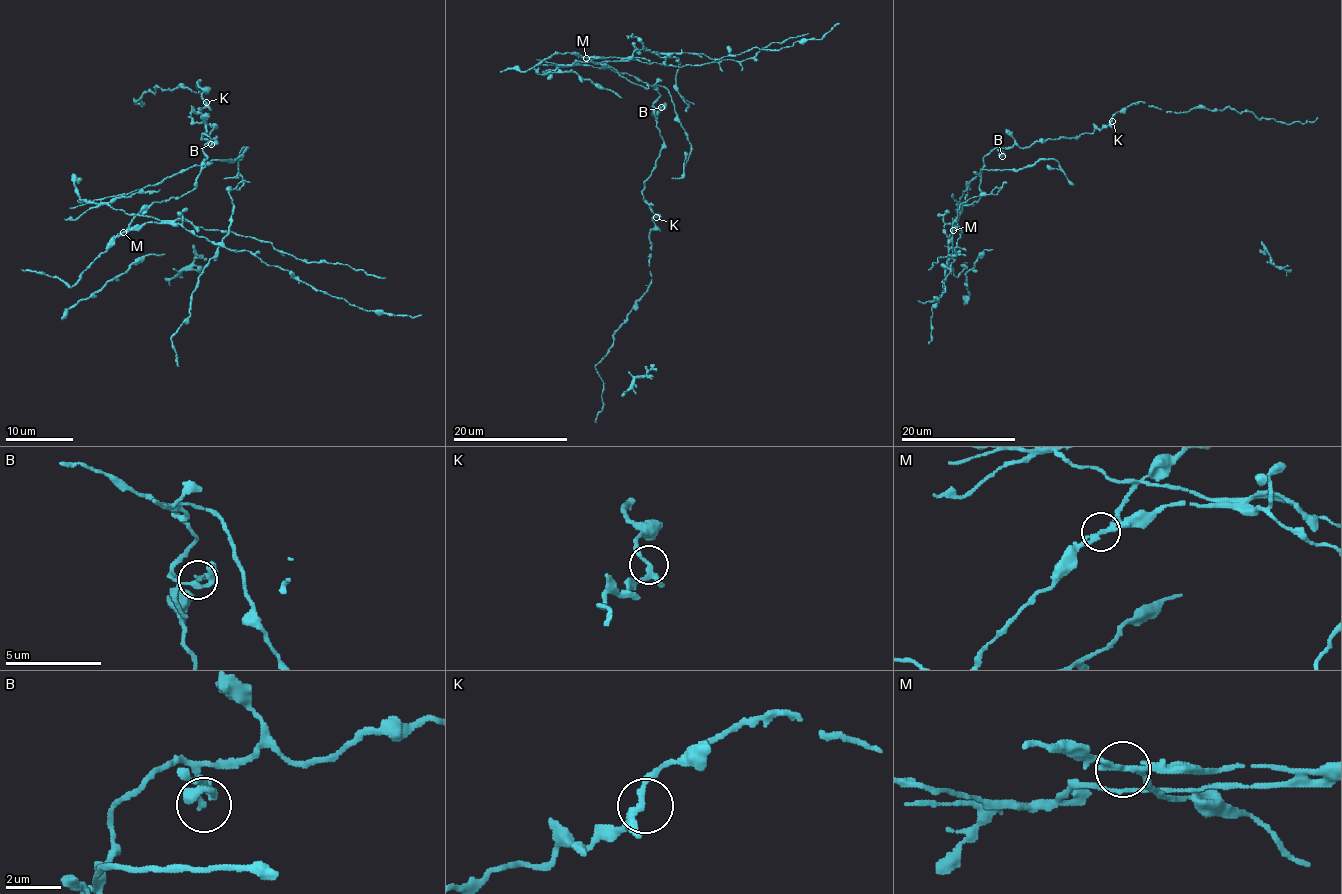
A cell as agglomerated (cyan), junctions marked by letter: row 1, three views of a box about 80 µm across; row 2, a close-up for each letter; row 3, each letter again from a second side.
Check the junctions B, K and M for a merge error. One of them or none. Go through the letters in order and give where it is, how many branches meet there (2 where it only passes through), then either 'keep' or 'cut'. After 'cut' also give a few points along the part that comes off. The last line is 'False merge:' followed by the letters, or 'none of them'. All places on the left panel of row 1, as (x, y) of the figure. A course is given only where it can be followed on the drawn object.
B: place (211, 144); branches 3; keep
K: place (206, 102); branches 3; keep
M: place (123, 232); branches 3; cut; course (123, 232), (164, 222), (113, 209), (120, 195), (197, 165), (235, 160), (246, 148), (238, 173), (223, 178)
False merge: M

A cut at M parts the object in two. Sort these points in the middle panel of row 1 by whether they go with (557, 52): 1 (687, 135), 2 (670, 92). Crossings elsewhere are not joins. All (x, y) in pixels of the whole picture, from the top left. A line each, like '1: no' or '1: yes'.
1: no
2: no

